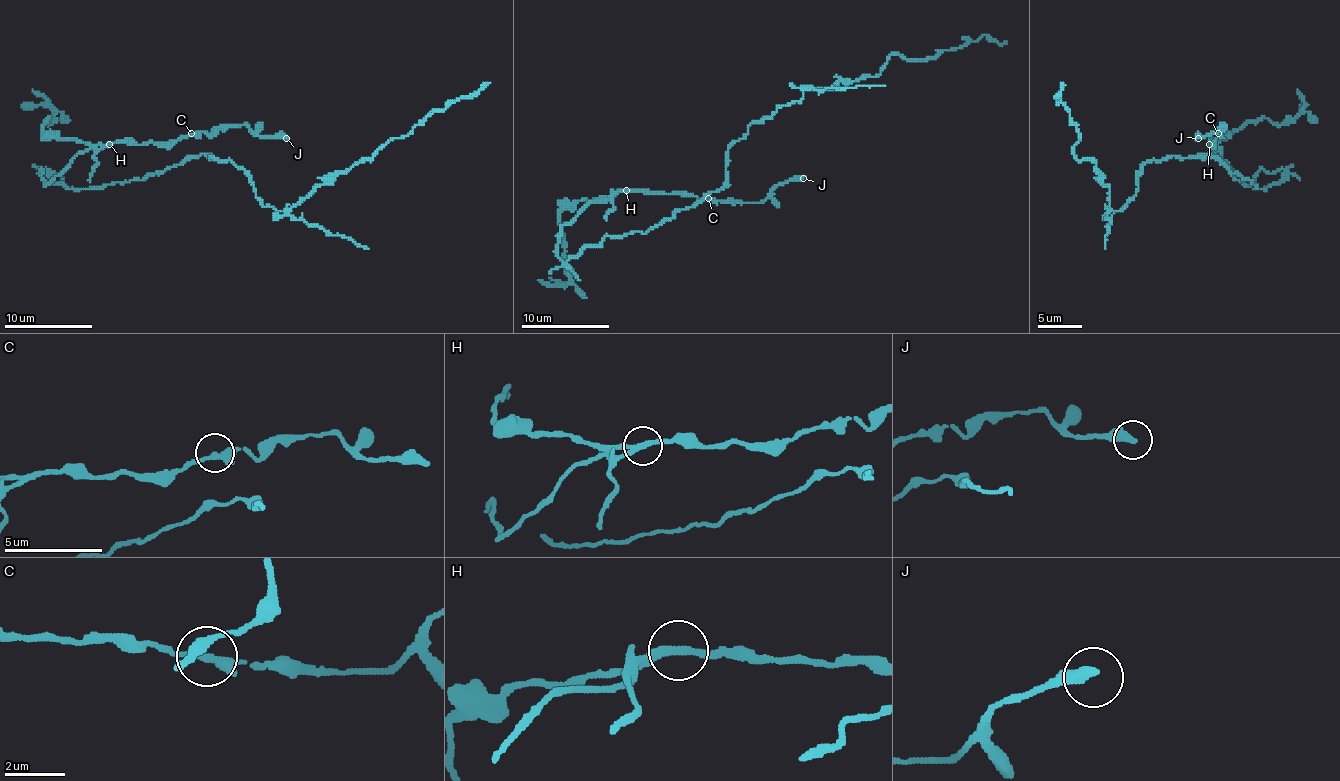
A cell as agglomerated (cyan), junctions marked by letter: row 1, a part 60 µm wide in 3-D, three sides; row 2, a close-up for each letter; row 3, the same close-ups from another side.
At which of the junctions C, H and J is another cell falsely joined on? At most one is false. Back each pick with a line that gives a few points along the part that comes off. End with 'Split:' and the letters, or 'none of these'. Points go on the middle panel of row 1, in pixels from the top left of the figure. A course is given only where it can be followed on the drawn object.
H: foreign part runs (626, 189), (562, 227), (562, 262), (719, 189), (728, 149), (803, 90), (874, 77), (891, 54), (1006, 41)
Split: H

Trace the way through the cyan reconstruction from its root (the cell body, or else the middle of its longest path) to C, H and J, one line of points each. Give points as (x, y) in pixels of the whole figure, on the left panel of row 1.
C: (169, 167), (96, 189), (54, 184), (41, 169), (41, 180), (50, 182), (99, 145), (176, 142), (191, 133)
H: (169, 167), (141, 180), (96, 189), (54, 184), (41, 169), (41, 180), (50, 182), (79, 153), (110, 145)
J: (169, 167), (96, 189), (54, 184), (41, 169), (41, 180), (99, 145), (176, 142), (242, 125), (286, 138)

